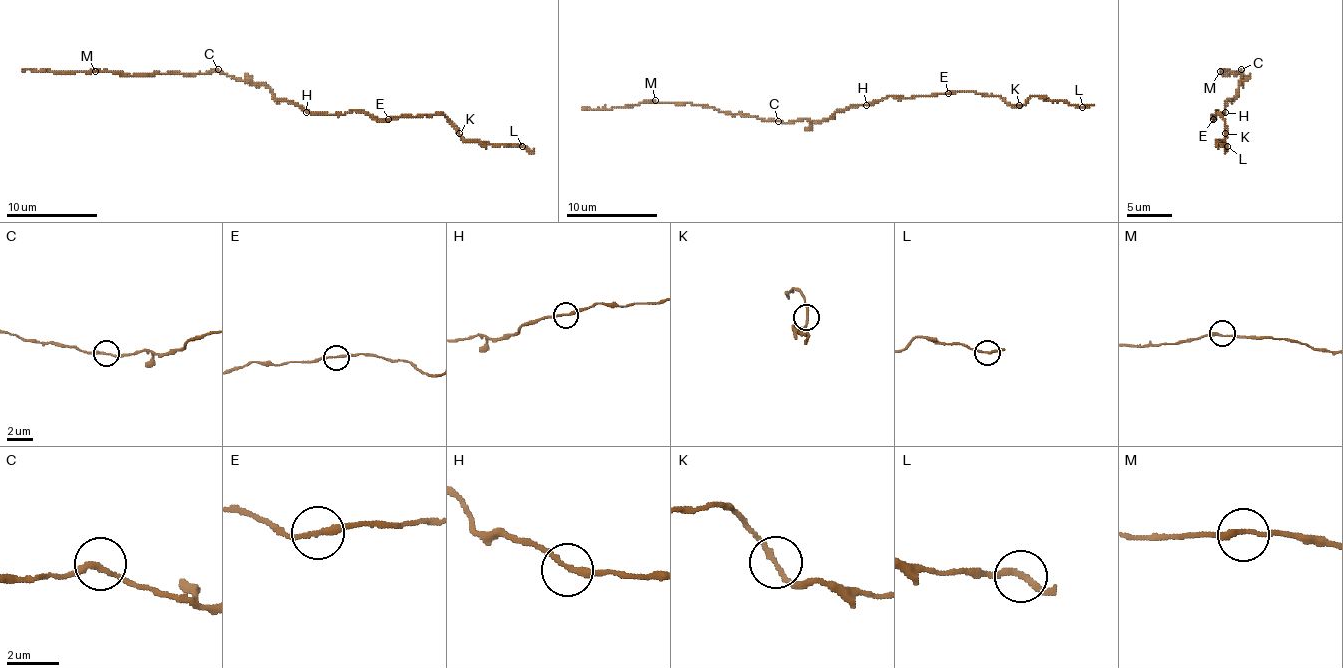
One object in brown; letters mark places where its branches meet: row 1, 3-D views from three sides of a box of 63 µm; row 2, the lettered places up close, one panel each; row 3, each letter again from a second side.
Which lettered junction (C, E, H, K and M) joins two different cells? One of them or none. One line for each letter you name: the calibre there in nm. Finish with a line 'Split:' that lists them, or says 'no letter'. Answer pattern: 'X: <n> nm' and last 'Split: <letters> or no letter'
Split: no letter

